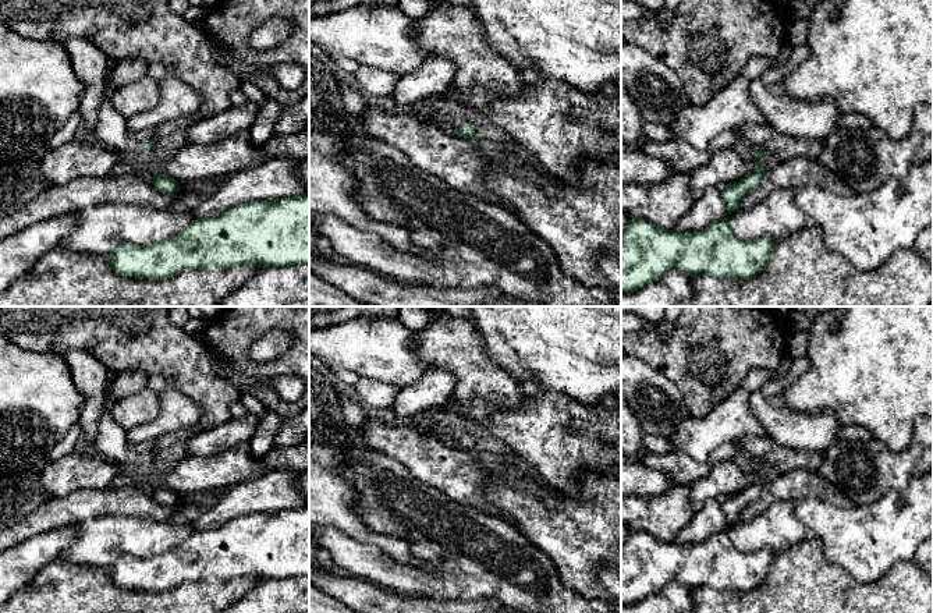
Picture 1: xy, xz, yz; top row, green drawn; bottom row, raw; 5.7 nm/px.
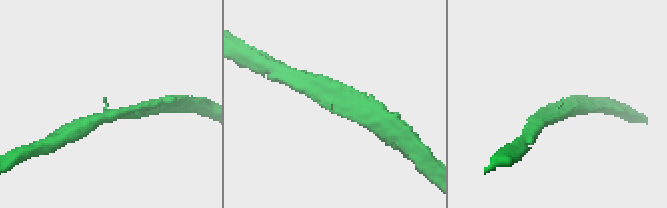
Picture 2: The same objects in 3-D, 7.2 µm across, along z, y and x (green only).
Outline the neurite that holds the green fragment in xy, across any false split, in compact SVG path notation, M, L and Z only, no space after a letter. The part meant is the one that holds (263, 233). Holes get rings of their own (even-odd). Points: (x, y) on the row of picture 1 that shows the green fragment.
M309 191L195 219L166 241L120 244L109 261L117 274L149 280L166 280L187 269L309 263Z

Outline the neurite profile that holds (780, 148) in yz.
M748 123L738 127L737 134L749 139L752 145L762 146L773 163L781 163L794 157L816 160L823 150L823 141L820 139L783 135L767 124Z

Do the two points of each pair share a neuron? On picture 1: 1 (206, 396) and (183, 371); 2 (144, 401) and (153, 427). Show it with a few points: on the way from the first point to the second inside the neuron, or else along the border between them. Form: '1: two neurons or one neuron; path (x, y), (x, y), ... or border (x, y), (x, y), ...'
1: one neuron; path (202, 390), (188, 376)
2: two neurons; border (159, 393), (159, 413), (153, 418), (127, 429)

